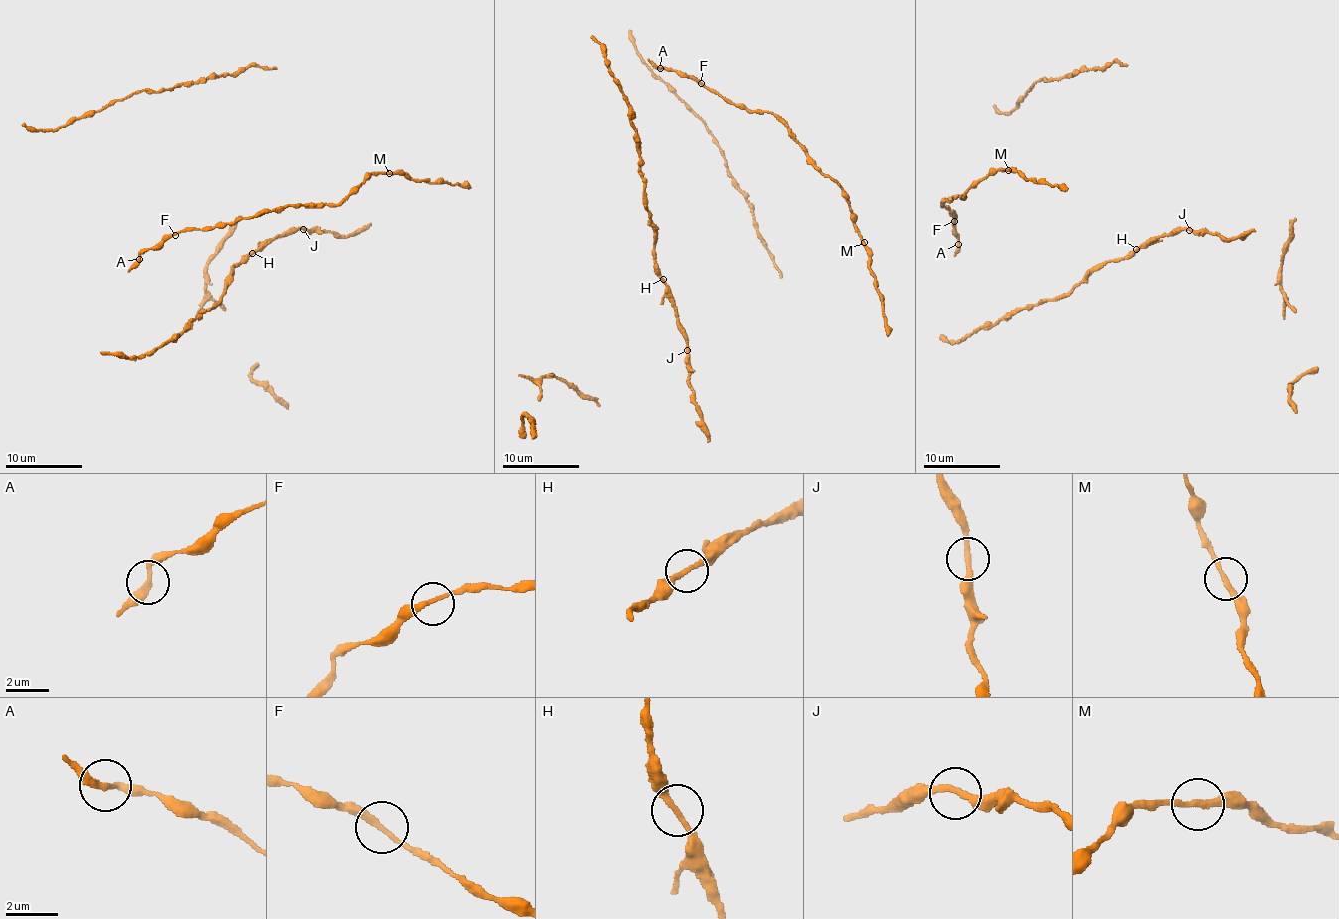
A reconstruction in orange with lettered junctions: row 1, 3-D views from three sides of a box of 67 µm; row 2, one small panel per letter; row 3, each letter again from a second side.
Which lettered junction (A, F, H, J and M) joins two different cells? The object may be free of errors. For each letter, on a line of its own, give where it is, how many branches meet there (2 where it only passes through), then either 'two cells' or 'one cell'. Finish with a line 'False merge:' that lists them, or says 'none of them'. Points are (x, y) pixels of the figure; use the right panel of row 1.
A: place (958, 244); branches 2; one cell
F: place (954, 221); branches 2; one cell
H: place (1136, 249); branches 2; one cell
J: place (1189, 230); branches 2; one cell
M: place (1008, 170); branches 2; one cell
False merge: none of them

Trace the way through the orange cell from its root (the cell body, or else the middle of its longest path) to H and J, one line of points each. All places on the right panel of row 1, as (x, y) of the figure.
H: (1014, 309), (1032, 308), (1065, 297), (1088, 274), (1109, 261), (1130, 258), (1137, 249)
J: (1014, 309), (1065, 297), (1109, 261), (1130, 258), (1161, 236), (1189, 230)

